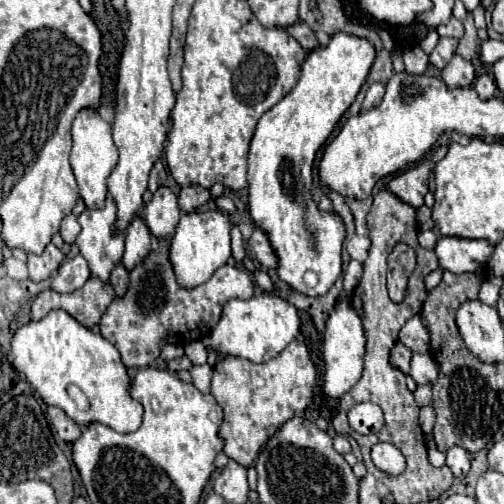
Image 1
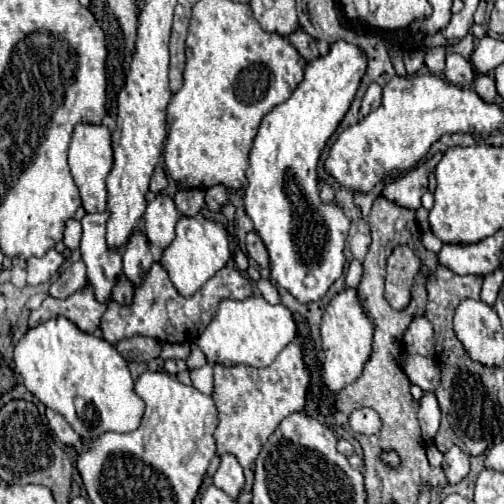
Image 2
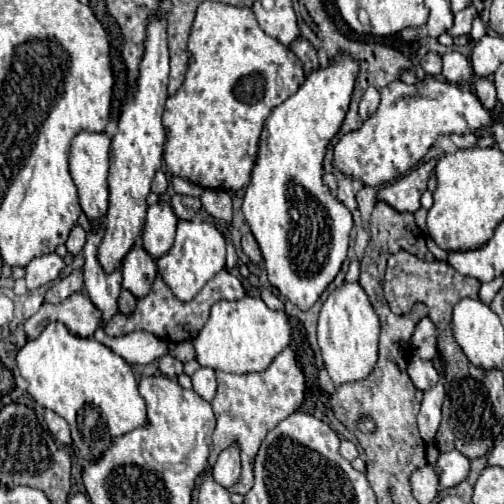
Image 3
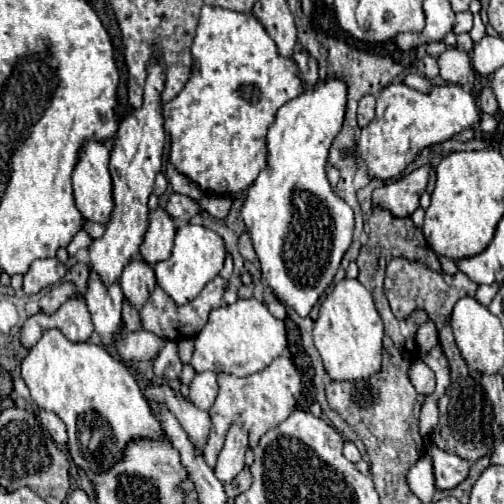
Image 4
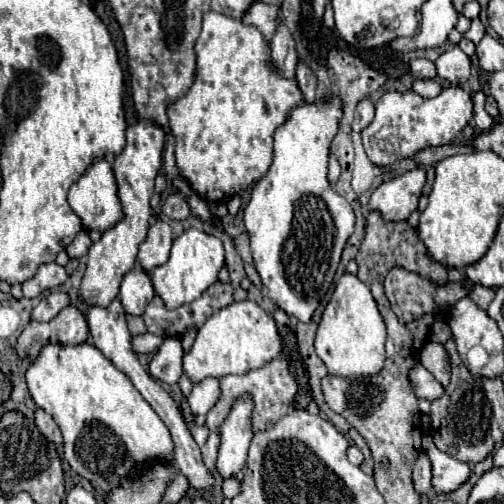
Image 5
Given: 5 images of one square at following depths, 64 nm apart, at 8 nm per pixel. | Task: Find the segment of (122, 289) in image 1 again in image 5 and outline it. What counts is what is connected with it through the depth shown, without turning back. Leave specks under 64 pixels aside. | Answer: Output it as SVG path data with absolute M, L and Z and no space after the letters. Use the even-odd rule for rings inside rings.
M126 316L128 320L128 328L130 328L130 334L132 336L140 336L140 334L146 334L146 326L144 326L144 320L140 316Z

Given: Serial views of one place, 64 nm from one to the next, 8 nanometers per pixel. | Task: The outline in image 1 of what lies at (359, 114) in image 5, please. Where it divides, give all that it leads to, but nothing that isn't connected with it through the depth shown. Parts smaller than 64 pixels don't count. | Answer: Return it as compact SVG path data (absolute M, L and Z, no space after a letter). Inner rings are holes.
M372 84L366 92L366 98L364 98L364 104L362 104L362 110L370 110L374 106L378 106L384 98L384 86L382 84Z

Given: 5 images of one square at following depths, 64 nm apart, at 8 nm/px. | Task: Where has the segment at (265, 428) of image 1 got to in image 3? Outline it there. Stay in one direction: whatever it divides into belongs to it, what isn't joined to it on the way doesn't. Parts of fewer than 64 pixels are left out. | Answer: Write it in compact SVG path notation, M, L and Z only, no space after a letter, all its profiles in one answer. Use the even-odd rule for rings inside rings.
M292 348L282 350L274 362L264 372L252 372L252 374L228 374L228 372L216 372L218 380L218 392L212 400L212 410L216 416L216 430L212 434L212 450L208 456L208 464L214 466L216 456L228 448L234 440L238 440L242 450L242 474L238 484L228 488L230 494L246 494L252 488L254 476L252 476L252 456L258 452L260 442L264 436L276 428L276 424L284 418L288 418L292 412L296 412L304 400L304 374L296 362L296 354Z

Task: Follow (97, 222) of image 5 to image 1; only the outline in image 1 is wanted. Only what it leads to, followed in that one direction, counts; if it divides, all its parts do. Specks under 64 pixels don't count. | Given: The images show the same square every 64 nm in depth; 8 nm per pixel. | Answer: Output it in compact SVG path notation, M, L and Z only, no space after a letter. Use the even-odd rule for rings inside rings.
M86 108L76 116L76 120L72 124L72 140L74 140L74 144L72 144L72 152L70 152L70 166L72 166L76 182L80 186L80 196L84 200L86 208L90 208L90 210L104 208L104 200L108 194L106 180L118 160L118 152L112 142L112 124L104 122L96 110Z

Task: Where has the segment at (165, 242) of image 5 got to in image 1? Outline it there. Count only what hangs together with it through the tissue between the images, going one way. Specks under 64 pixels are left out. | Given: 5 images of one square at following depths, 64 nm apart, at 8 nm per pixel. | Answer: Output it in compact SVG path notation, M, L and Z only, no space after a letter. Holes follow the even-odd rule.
M160 188L154 192L154 198L144 206L144 222L154 238L164 238L168 240L176 224L180 220L180 208L176 202L176 194L168 188Z

